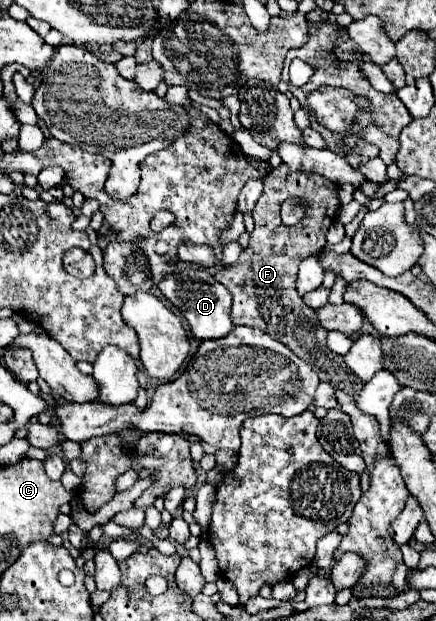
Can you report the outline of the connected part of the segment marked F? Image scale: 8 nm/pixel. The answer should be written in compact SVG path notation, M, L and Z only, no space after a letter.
M285 163L271 169L263 181L263 193L253 209L255 229L249 237L249 247L241 251L237 265L219 271L215 275L215 279L221 285L225 285L227 291L233 295L233 307L231 307L233 325L259 327L273 339L287 345L295 355L299 355L311 367L315 367L315 373L319 375L321 381L331 383L341 411L351 417L353 433L363 451L367 471L371 471L375 455L389 453L389 451L379 437L377 419L363 413L361 409L355 409L353 399L355 399L355 393L359 393L359 389L363 389L363 381L359 381L359 377L355 377L343 365L343 357L339 357L337 353L331 353L327 349L327 345L325 345L327 331L323 331L323 329L319 329L319 325L315 325L315 311L311 307L303 305L303 299L295 293L295 277L297 277L299 263L305 257L309 257L311 253L317 253L325 247L325 243L327 243L325 235L327 235L327 229L333 219L329 215L311 215L311 217L303 217L301 225L297 225L297 227L285 227L281 223L279 209L281 209L281 203L291 197L305 197L311 203L313 201L315 203L337 203L337 199L335 199L337 183L327 181L327 177L323 177L319 173L291 171Z

